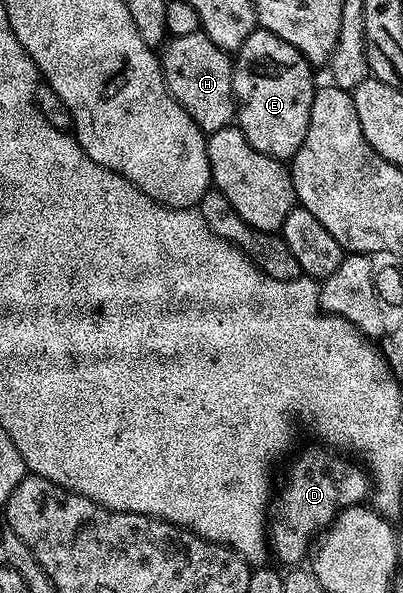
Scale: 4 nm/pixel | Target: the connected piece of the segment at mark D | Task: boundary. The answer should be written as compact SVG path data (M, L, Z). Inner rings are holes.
M332 451L305 452L293 464L289 477L285 480L285 489L276 493L271 504L271 515L267 520L267 539L271 545L271 552L274 557L285 563L285 566L297 566L306 559L315 537L328 528L329 524L337 517L337 513L343 508L351 508L362 503L361 500L370 493L371 484L366 473L360 468L355 468L345 460L332 456Z

